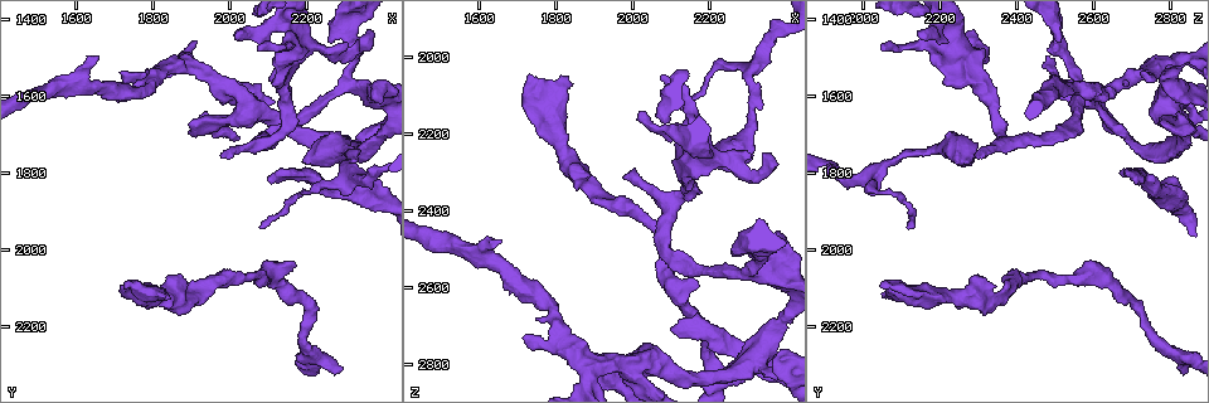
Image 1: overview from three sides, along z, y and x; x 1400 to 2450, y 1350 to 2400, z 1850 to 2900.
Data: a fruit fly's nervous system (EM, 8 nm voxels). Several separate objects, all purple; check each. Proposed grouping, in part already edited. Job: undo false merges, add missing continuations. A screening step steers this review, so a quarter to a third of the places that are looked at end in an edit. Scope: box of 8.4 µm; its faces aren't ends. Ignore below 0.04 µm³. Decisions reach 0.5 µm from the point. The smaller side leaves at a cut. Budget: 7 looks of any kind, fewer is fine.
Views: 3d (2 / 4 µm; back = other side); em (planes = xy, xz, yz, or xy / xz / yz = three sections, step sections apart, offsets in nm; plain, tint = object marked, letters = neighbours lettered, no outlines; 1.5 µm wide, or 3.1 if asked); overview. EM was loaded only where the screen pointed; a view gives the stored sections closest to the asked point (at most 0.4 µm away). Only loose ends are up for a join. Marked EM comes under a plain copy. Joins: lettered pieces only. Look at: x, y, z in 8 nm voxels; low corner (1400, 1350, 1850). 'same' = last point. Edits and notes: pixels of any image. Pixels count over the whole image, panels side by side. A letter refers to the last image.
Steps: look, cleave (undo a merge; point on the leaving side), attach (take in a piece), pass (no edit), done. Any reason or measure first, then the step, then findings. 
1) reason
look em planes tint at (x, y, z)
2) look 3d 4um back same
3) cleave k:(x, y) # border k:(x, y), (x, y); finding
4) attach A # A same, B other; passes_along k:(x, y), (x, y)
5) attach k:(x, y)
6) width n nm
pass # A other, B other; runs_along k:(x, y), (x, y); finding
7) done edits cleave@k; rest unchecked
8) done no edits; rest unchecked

look 3d 2um back at (2305, 1740, 2790)

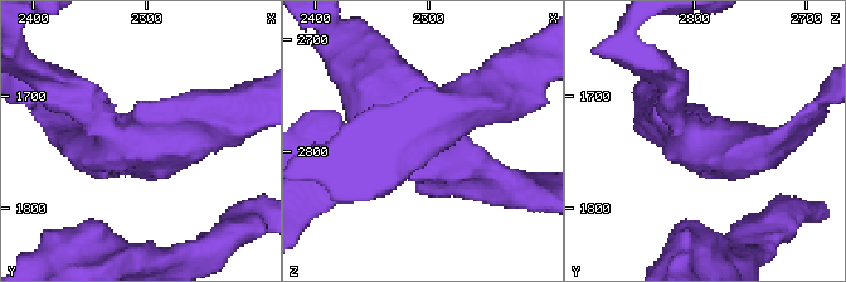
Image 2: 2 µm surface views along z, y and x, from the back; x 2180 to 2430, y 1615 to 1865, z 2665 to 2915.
arms 3; arm_widths 200, 220, 280 nm
look em planes letters at (2310, 1744, 2790)

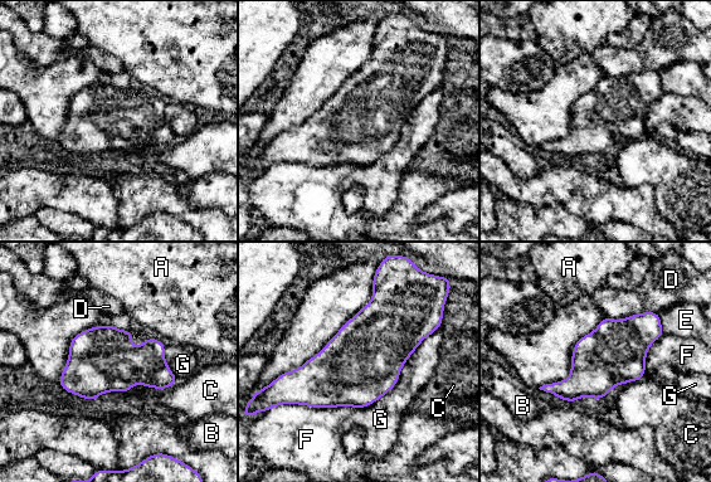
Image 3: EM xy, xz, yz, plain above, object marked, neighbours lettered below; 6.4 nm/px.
width 380 nm
pass # A other, B other, C other, D other, E other, F other, G other; border 3:(179, 380), (159, 390); all the same cell

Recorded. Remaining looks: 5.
branch stops here
look em planes letters at (2125, 1560, 2210)

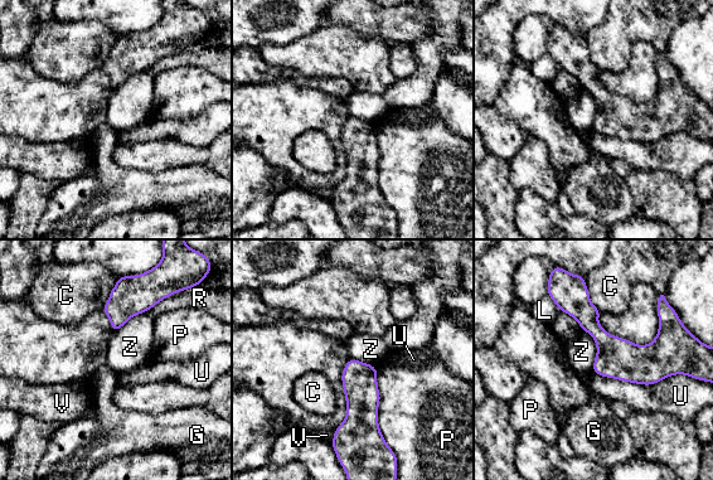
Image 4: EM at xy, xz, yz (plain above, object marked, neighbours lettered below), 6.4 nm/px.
pass # C other, G other, L other, P other, R other, U other, V other, Z other; no lettered piece goes on from it

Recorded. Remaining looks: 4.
a narrow waist
look em xy step 4 letters at (2320, 1580, 2565)

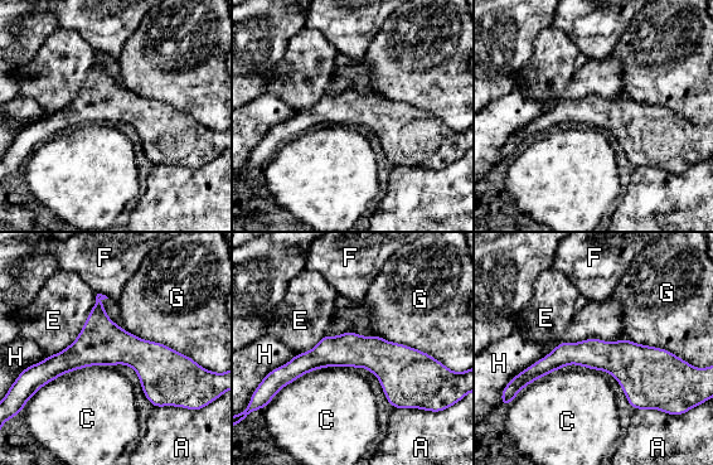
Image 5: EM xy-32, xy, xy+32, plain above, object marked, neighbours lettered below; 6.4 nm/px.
width 200 nm
pass # A other, C other, E other, F other, G other, H other; runs_along 5:(187, 359), (81, 353), (37, 367); continuous, no second cell

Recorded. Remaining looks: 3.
done no edits; rest unchecked

